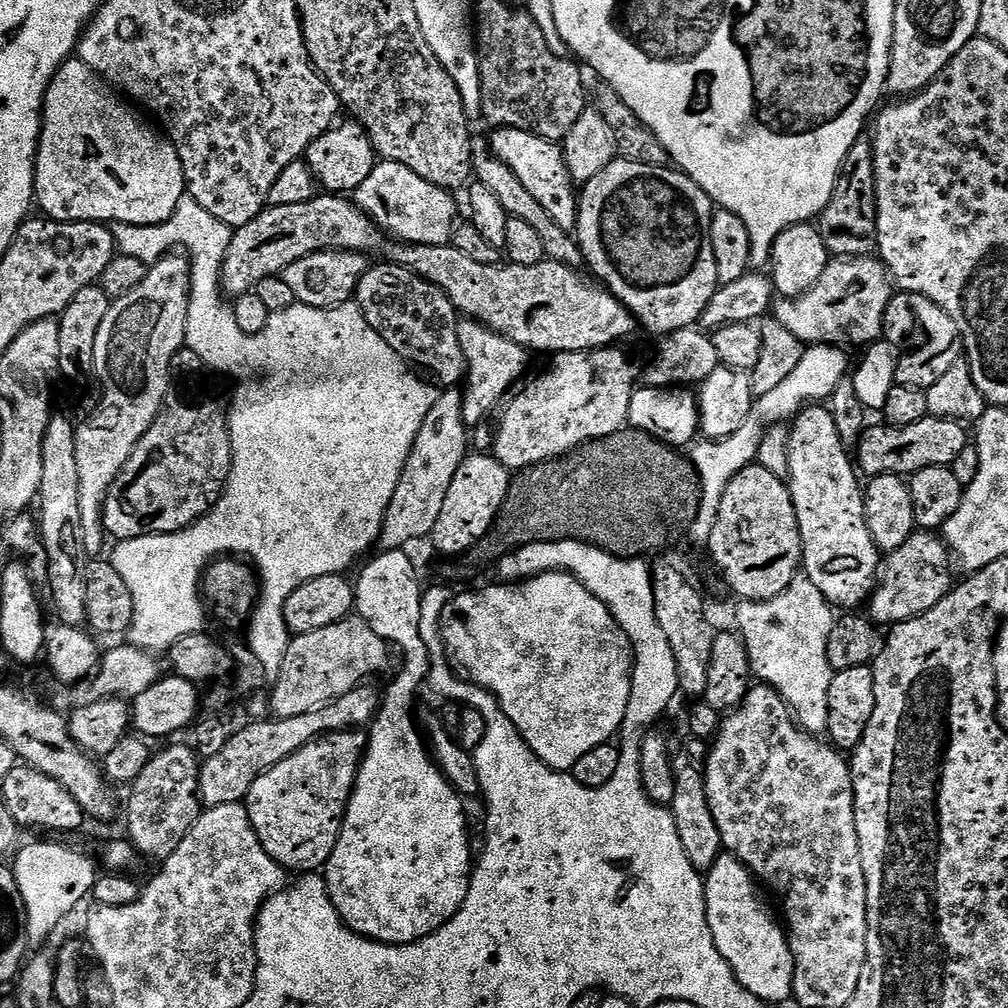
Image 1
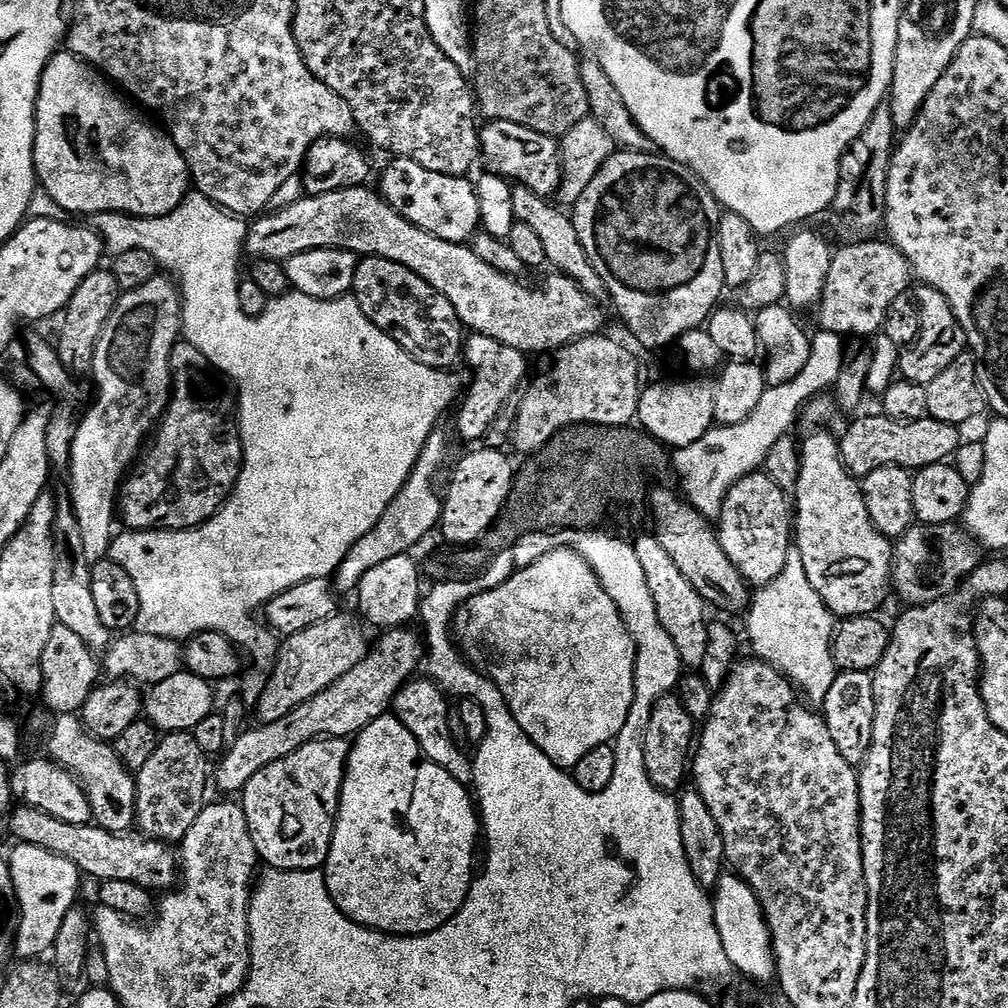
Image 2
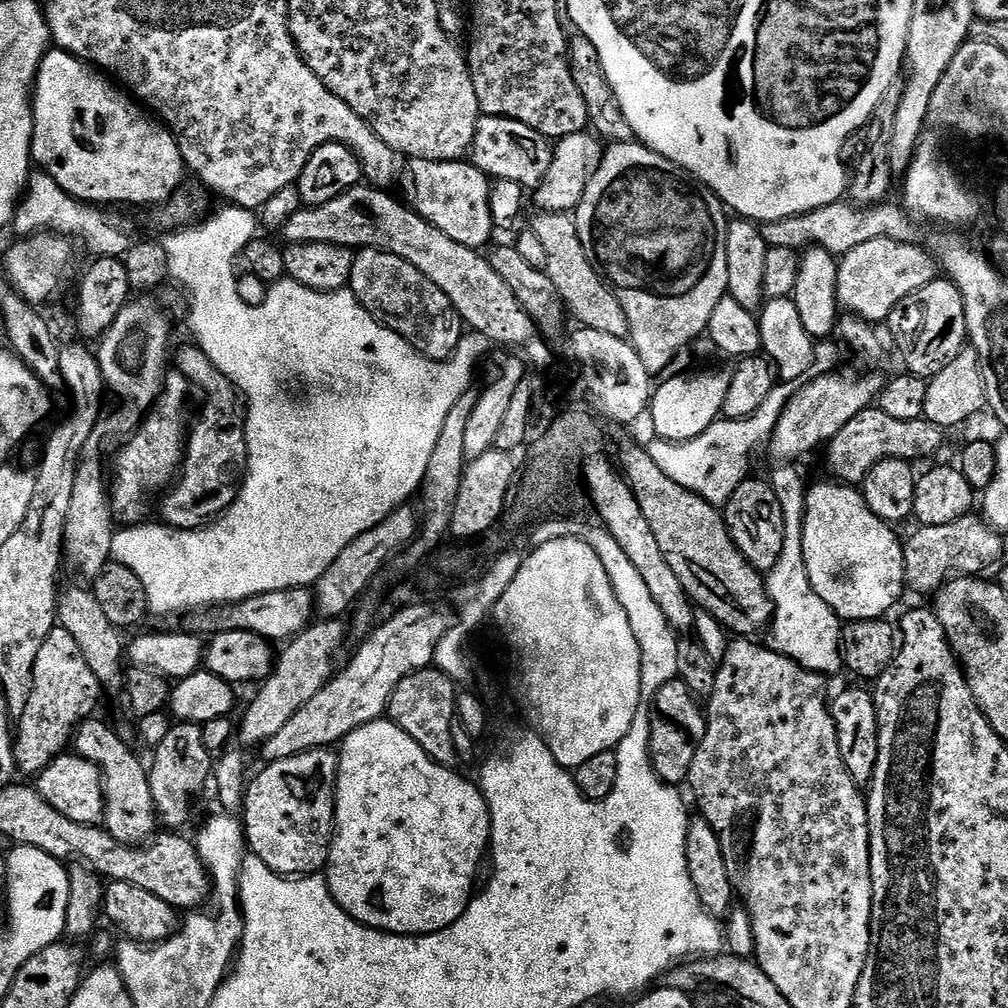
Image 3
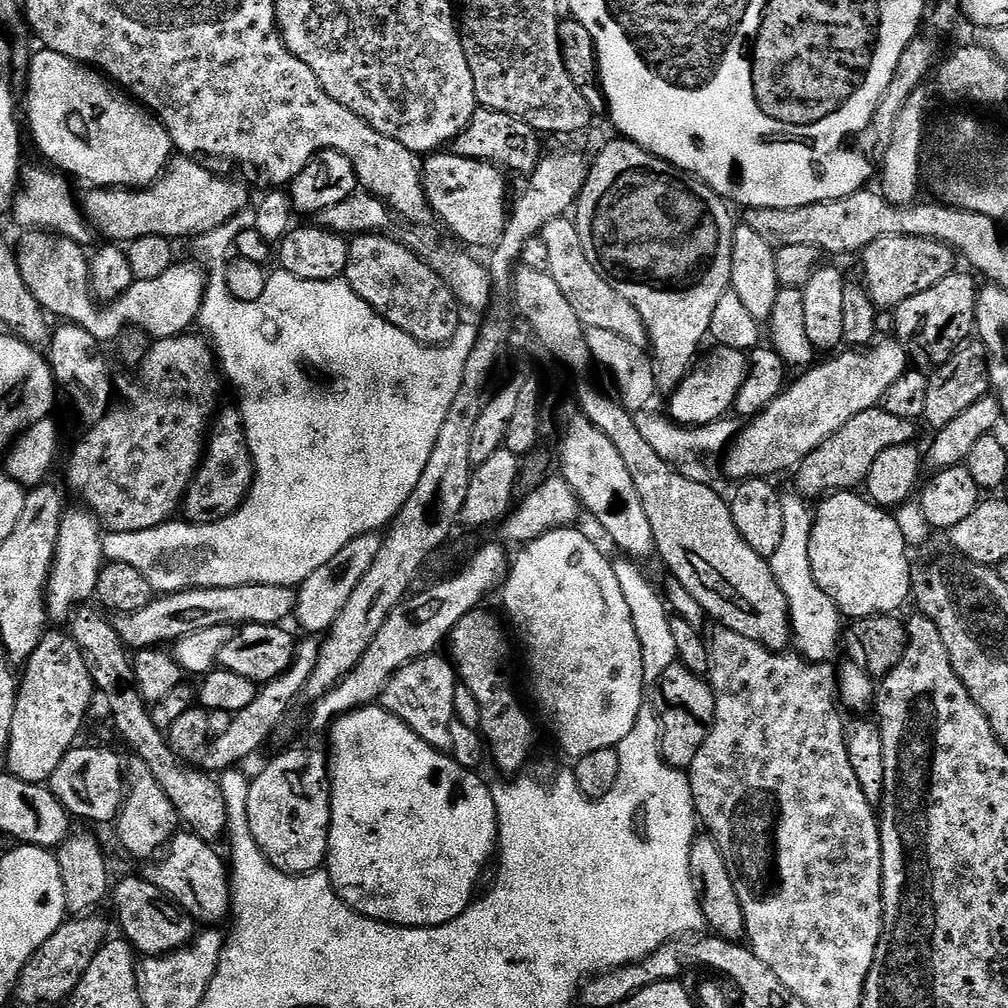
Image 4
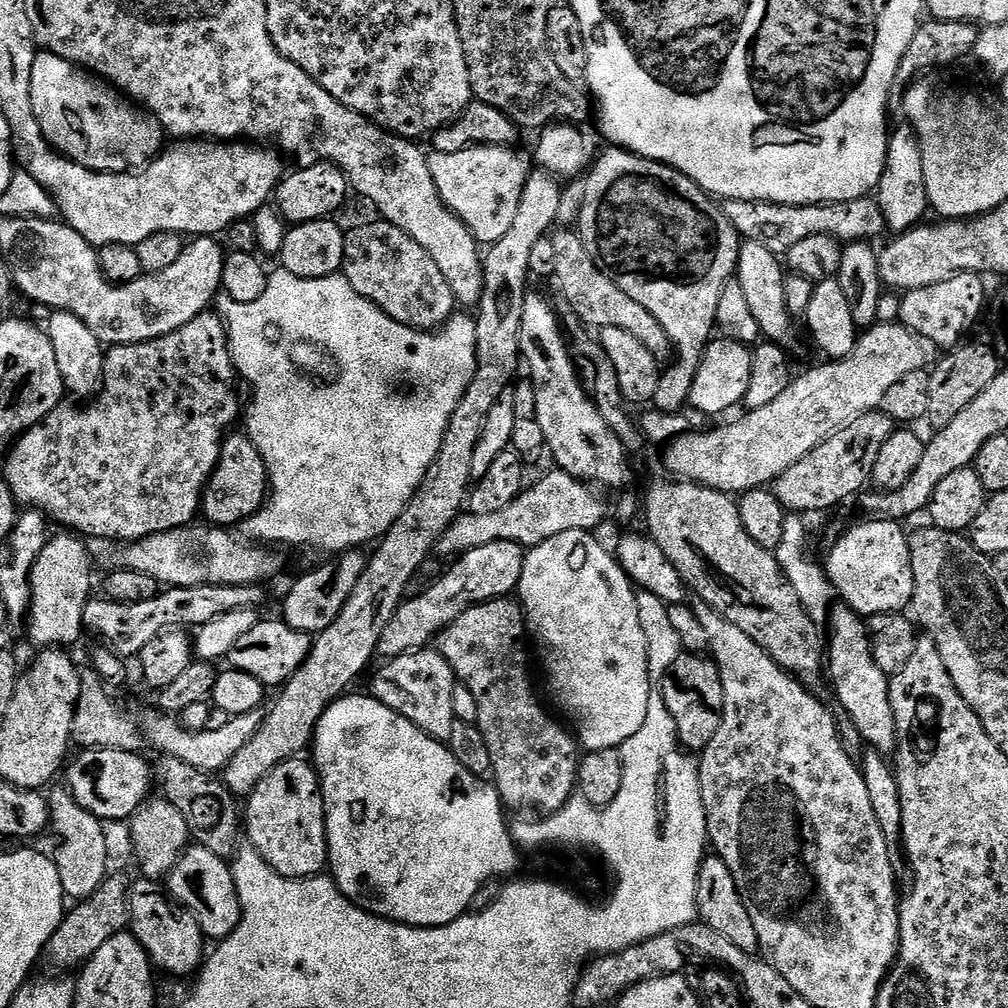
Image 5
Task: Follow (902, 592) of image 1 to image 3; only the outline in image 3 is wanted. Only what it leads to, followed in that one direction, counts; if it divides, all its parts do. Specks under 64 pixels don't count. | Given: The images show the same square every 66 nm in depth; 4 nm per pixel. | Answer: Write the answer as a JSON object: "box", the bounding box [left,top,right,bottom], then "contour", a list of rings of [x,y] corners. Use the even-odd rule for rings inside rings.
{"box":[904,512,1004,595],"contour":[[[972,512],[943,526],[921,525],[917,529],[904,542],[905,583],[924,594],[931,595],[947,581],[946,570],[956,569],[959,575],[984,574],[987,568],[995,569],[1004,556],[1004,540],[1000,537],[1003,535]]]}

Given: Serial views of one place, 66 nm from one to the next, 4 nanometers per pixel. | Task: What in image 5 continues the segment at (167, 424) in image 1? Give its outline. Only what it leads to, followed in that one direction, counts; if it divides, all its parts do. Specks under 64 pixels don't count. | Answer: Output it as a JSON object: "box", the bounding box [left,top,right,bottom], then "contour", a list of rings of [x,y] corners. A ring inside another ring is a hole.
{"box":[202,430,268,529],"contour":[[[232,430],[225,435],[224,445],[220,447],[218,466],[214,474],[208,479],[204,488],[202,501],[202,516],[205,516],[209,525],[217,528],[231,529],[232,524],[243,525],[254,513],[264,507],[268,493],[268,471],[264,465],[262,454],[254,446],[247,431]]]}

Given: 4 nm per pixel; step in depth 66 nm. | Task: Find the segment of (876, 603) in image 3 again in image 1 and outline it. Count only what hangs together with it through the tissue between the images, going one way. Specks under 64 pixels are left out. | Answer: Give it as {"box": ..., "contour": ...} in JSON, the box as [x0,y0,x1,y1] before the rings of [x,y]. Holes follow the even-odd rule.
{"box":[787,406,882,610],"contour":[[[808,406],[795,417],[788,437],[787,486],[792,492],[804,547],[802,572],[810,582],[814,582],[814,586],[818,586],[818,590],[822,590],[829,604],[837,609],[844,608],[840,610],[859,609],[856,607],[860,603],[863,605],[872,595],[882,568],[882,553],[874,538],[870,538],[866,526],[862,480],[854,467],[853,457],[851,460],[848,456],[851,456],[849,449],[845,448],[842,438],[838,438],[838,426],[834,426],[834,418],[827,407]]]}

